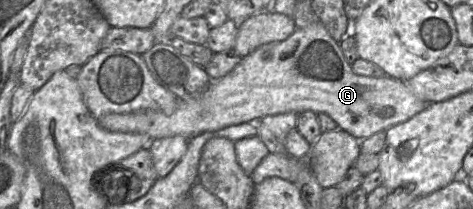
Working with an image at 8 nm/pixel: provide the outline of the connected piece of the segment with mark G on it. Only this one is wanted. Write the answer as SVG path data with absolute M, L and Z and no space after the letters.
M317 20L304 28L296 28L285 40L264 44L242 57L238 65L225 77L211 80L199 95L179 101L177 108L170 115L156 110L144 110L127 114L107 114L97 120L102 128L111 132L145 134L152 140L176 135L190 139L204 132L218 131L266 116L312 111L316 114L328 114L337 123L339 129L356 139L364 140L375 133L389 130L395 125L408 121L425 110L428 104L431 103L425 103L417 98L404 81L388 76L374 78L355 74L346 61L339 43Z

